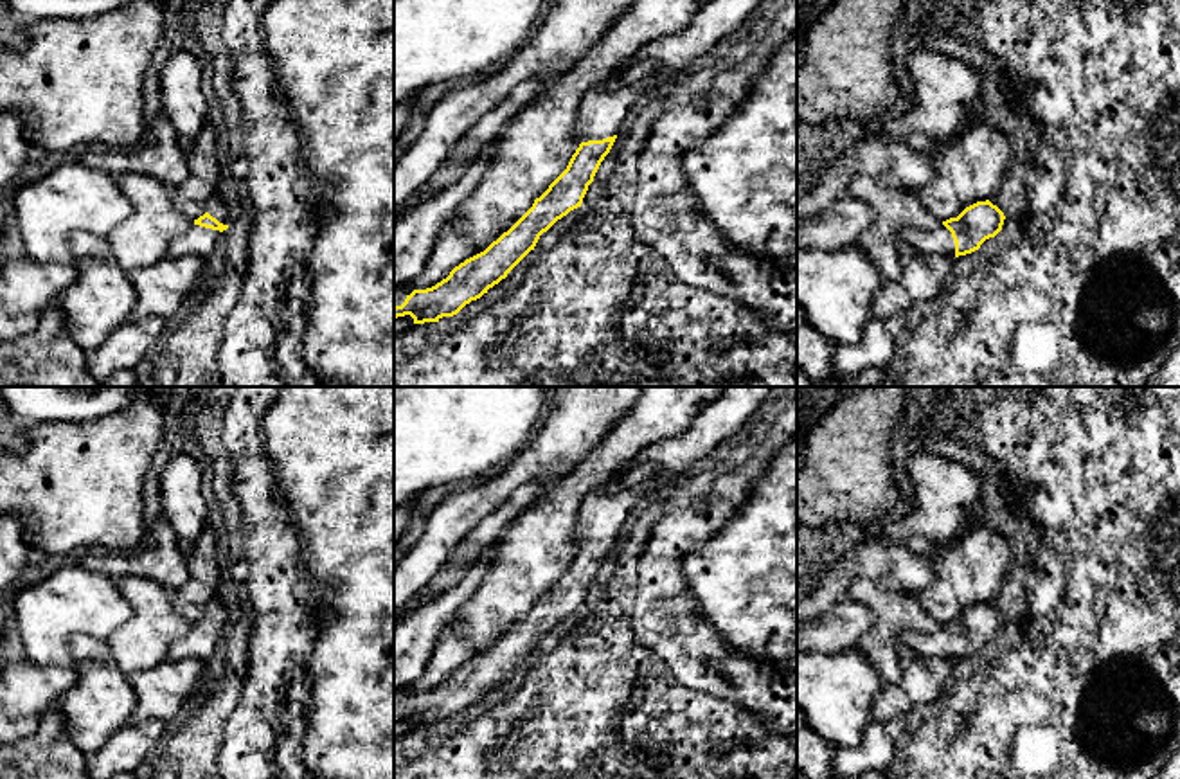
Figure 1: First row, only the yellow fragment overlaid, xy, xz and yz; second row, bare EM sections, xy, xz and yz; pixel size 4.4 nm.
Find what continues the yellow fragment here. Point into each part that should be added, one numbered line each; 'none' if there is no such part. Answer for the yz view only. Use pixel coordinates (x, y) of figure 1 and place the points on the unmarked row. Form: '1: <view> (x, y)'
1: yz (939, 644)

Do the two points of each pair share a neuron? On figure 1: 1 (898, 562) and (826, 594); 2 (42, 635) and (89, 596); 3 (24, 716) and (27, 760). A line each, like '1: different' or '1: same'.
1: same
2: same
3: different

